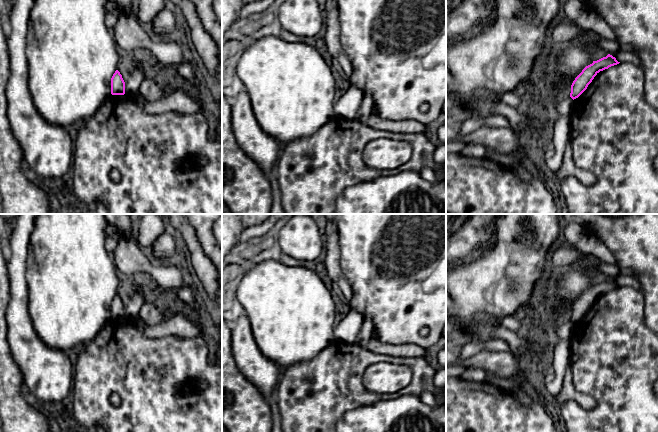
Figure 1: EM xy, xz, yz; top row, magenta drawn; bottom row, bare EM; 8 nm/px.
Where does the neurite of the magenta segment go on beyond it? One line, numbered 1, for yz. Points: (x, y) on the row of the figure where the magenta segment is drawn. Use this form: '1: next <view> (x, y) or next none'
1: next none

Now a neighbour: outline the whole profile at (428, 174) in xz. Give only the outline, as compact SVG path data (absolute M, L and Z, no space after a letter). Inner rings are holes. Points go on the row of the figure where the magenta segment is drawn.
M424 168L421 172L420 175L427 180L430 183L435 183L437 182L436 177L435 177L435 173L432 169L430 168Z

